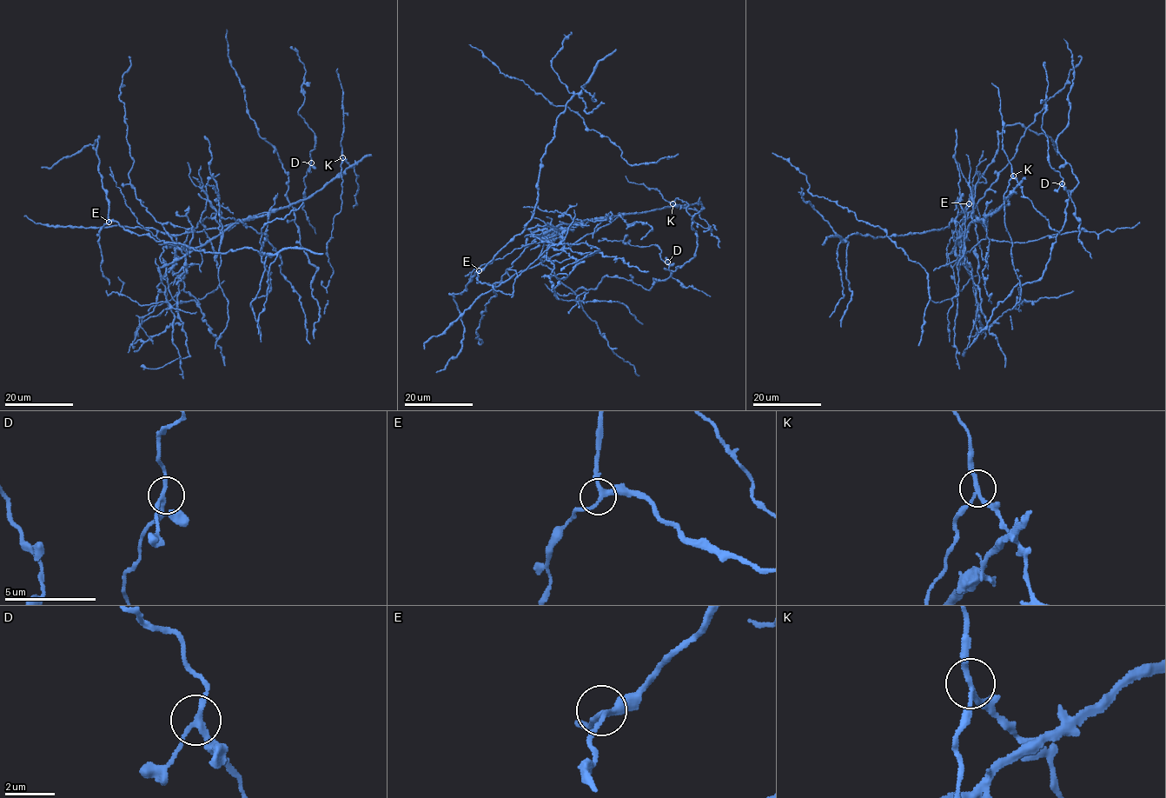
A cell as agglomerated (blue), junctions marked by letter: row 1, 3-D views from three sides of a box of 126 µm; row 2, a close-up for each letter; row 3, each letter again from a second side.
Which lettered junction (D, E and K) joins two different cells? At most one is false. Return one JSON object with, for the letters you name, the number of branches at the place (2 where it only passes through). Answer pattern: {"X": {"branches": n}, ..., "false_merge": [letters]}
{"K": {"branches": 3}, "false_merge": ["K"]}

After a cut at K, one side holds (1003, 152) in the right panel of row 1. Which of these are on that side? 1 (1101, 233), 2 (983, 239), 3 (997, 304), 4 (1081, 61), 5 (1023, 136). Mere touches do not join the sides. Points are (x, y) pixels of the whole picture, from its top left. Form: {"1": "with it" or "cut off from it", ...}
{"1": "cut off from it", "2": "cut off from it", "3": "with it", "4": "cut off from it", "5": "cut off from it"}

